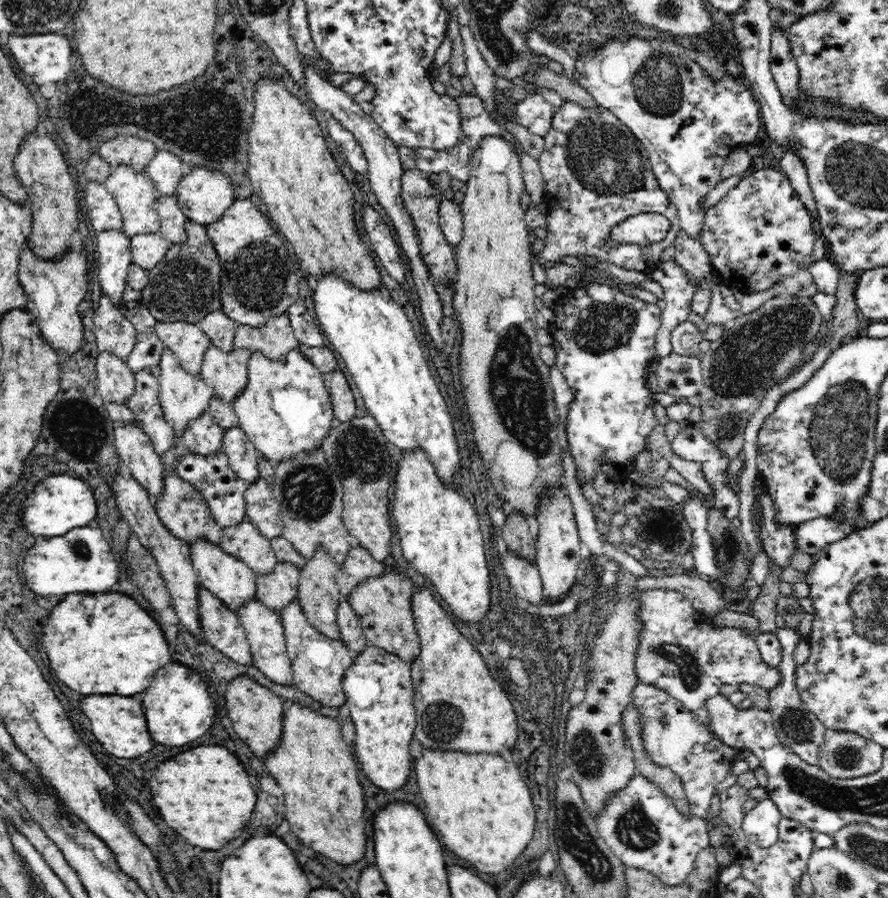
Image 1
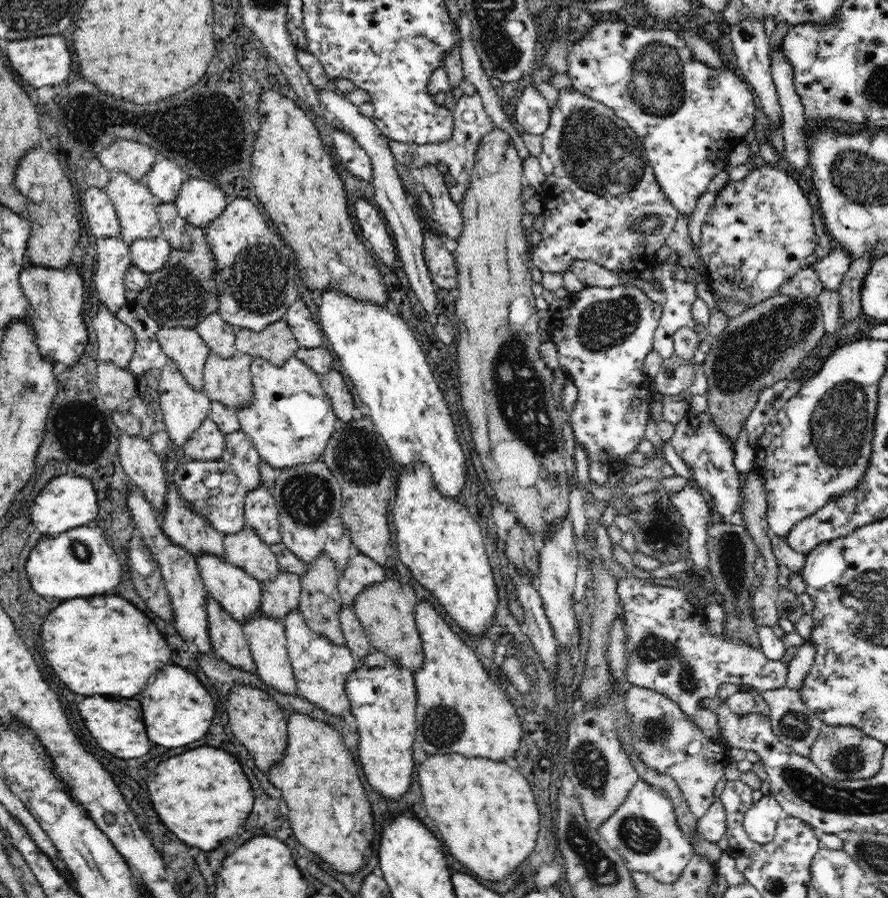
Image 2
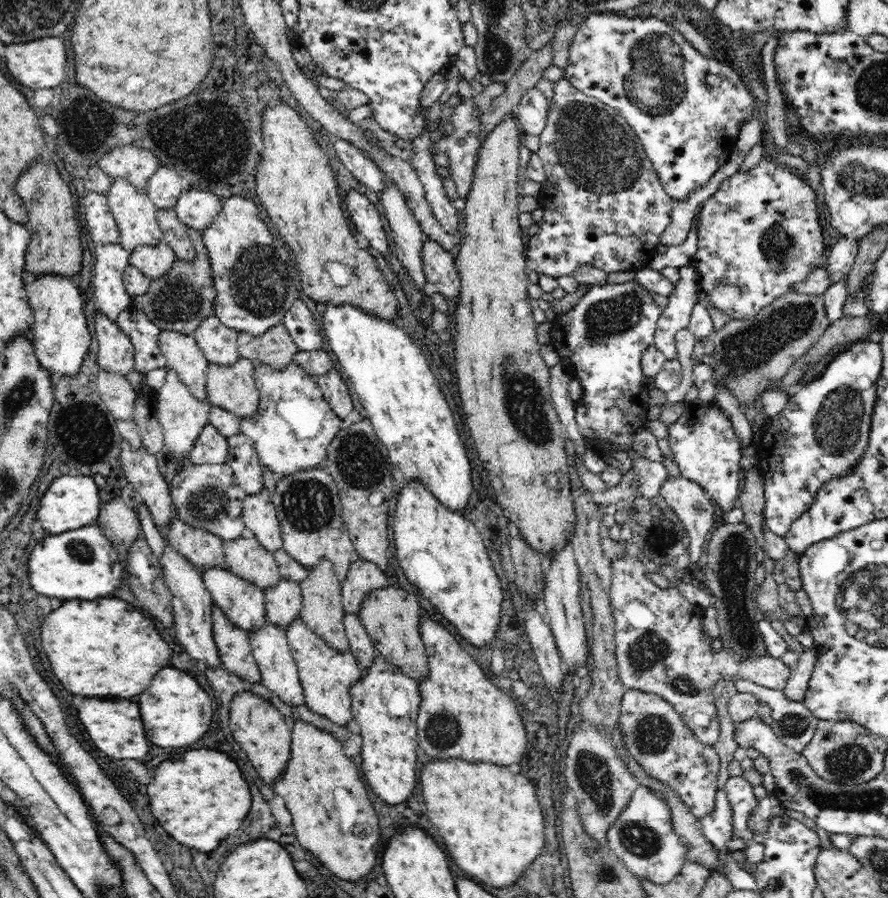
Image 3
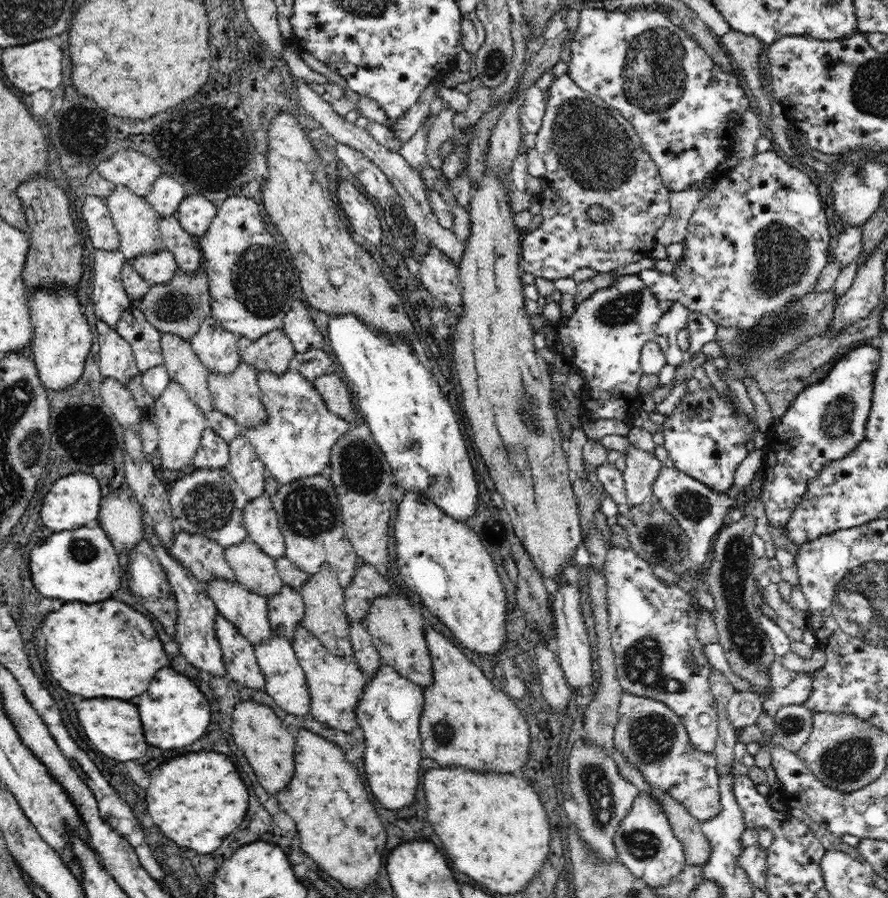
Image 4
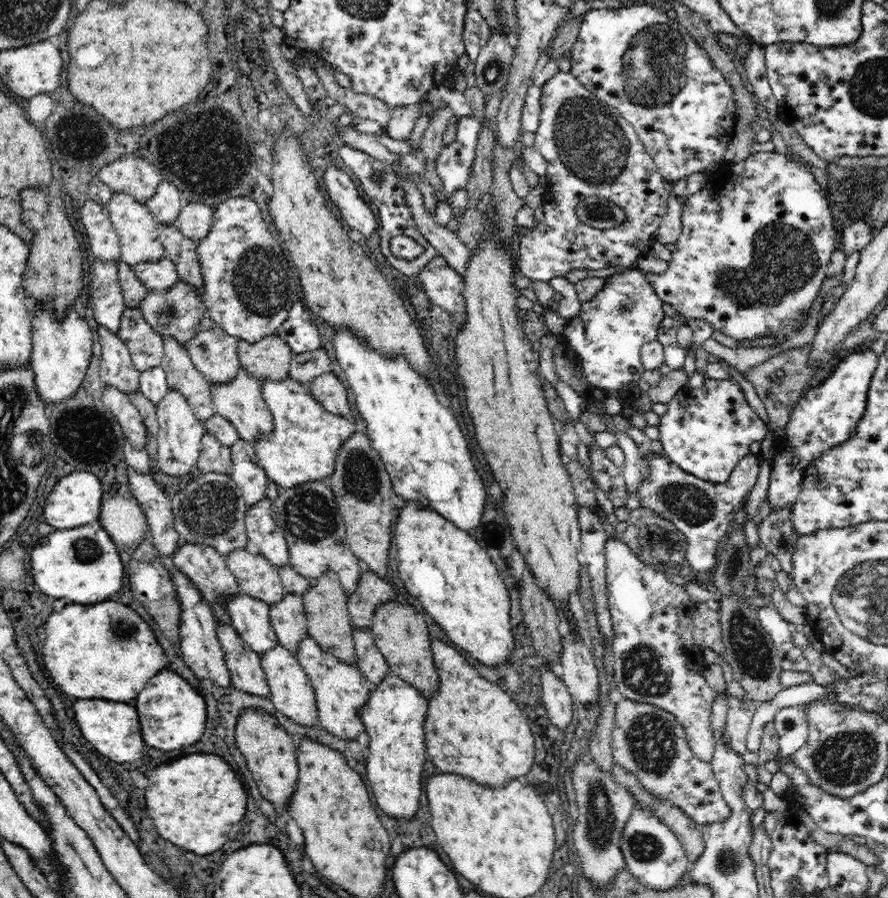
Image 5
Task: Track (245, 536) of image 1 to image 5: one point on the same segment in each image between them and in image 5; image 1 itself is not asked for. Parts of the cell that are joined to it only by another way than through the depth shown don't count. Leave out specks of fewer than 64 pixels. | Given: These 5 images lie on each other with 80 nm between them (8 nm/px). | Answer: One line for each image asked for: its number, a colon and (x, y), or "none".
2: (246, 549)
3: (246, 558)
4: (254, 569)
5: (256, 576)

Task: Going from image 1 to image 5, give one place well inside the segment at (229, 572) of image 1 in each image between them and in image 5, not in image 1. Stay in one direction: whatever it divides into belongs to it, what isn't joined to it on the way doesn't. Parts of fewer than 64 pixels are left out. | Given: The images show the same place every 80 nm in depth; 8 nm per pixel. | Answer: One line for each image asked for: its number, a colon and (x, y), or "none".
2: (237, 591)
3: (244, 603)
4: (248, 611)
5: (250, 617)

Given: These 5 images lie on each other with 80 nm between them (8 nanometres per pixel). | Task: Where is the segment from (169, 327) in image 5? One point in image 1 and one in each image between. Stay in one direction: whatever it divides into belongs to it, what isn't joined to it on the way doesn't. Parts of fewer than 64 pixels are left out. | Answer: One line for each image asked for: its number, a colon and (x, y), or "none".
1: (185, 285)
2: (183, 292)
3: (179, 300)
4: (179, 306)

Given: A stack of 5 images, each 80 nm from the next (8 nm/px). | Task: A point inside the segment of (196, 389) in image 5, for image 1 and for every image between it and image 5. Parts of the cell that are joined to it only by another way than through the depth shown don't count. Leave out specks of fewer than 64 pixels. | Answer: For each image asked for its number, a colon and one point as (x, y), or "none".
1: (187, 341)
2: (183, 345)
3: (183, 354)
4: (183, 366)

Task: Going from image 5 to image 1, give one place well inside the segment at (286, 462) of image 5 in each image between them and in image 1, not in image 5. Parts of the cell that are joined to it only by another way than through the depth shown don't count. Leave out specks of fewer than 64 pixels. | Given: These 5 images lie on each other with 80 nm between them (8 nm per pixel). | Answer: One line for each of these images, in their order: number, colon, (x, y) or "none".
1: (285, 409)
2: (290, 420)
3: (294, 425)
4: (295, 441)

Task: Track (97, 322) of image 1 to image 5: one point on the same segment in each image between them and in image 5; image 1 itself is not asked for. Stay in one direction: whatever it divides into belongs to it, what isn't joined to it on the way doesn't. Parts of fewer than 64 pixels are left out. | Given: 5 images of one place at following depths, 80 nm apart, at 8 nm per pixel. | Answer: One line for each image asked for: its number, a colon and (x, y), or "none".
2: (116, 341)
3: (116, 354)
4: (117, 360)
5: (116, 369)

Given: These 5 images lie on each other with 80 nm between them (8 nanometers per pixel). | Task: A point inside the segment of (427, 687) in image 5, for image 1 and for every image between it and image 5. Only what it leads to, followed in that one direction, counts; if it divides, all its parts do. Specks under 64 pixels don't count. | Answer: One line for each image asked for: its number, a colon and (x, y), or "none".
1: (383, 604)
2: (386, 611)
3: (391, 616)
4: (396, 626)

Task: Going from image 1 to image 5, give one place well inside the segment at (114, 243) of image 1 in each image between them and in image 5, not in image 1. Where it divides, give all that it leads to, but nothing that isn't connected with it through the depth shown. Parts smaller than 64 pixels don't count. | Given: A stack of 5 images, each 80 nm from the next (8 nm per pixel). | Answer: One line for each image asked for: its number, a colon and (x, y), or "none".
2: (114, 258)
3: (110, 295)
4: (110, 300)
5: (105, 288)

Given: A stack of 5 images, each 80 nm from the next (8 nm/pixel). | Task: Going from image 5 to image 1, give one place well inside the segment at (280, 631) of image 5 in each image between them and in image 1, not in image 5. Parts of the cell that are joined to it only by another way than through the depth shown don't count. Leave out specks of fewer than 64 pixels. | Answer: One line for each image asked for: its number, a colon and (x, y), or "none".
1: (277, 589)
2: (279, 596)
3: (283, 603)
4: (286, 608)

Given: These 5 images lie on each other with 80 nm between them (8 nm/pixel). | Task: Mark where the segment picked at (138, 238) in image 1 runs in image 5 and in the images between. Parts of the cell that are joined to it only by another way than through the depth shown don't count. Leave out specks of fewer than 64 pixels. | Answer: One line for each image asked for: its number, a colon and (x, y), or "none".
2: (149, 255)
3: (153, 261)
4: (157, 268)
5: (161, 275)

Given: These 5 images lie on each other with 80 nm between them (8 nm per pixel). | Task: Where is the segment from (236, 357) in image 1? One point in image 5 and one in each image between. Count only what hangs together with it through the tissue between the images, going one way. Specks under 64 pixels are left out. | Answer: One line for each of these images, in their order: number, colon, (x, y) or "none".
2: (228, 380)
3: (232, 387)
4: (237, 394)
5: (240, 401)

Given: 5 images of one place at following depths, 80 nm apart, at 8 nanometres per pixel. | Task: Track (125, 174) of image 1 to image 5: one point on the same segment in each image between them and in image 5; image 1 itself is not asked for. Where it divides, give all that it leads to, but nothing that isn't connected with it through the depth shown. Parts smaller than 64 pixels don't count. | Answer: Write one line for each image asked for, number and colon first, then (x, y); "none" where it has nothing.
2: (136, 207)
3: (136, 216)
4: (136, 222)
5: (137, 231)

